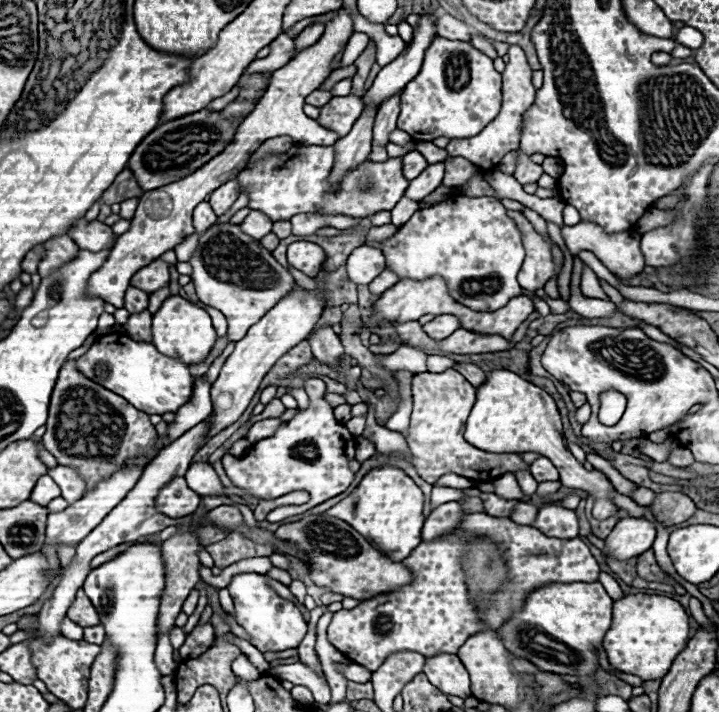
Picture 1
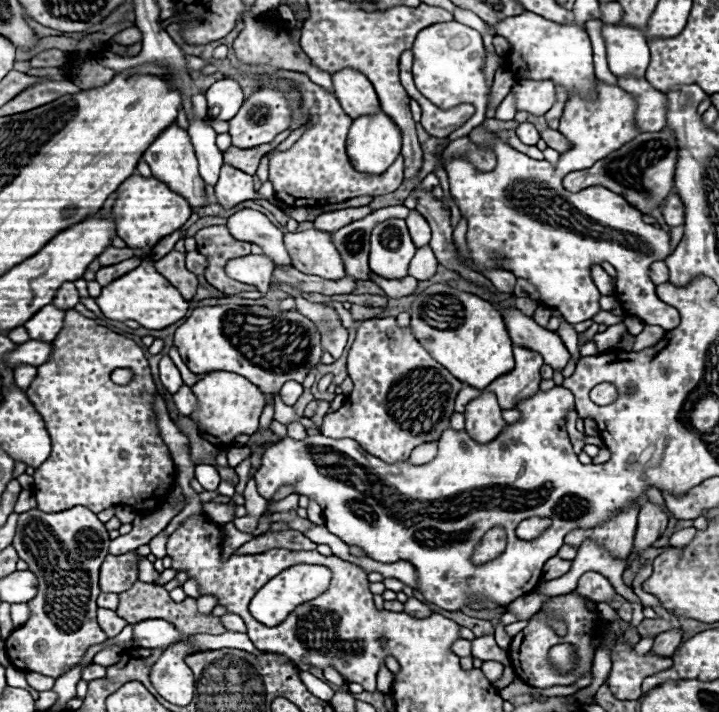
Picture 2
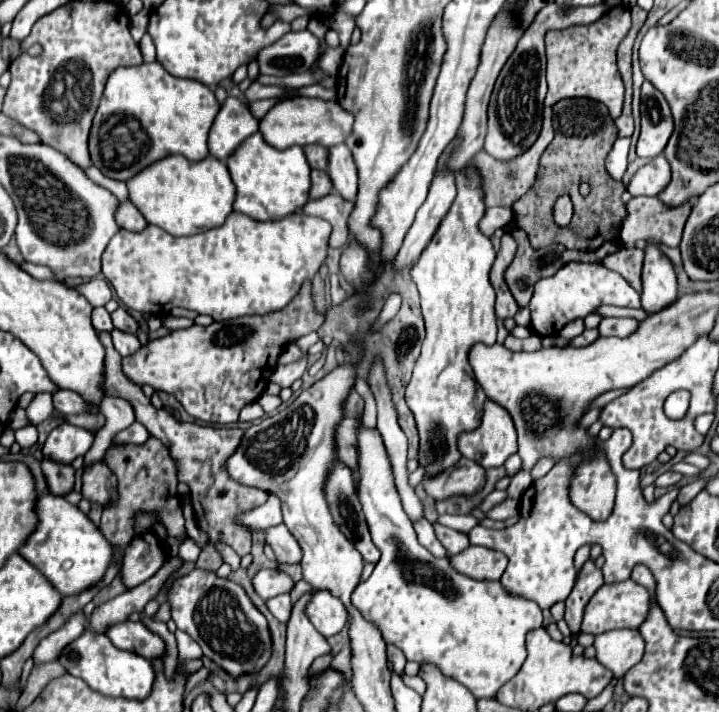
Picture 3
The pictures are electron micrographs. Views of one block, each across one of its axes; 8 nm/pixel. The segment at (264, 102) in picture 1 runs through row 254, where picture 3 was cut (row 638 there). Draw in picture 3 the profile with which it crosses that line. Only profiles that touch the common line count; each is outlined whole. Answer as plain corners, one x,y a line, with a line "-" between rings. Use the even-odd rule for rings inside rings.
126,620
126,622
120,622
120,624
108,626
106,636
120,650
136,652
136,654
144,656
146,660
160,658
166,652
164,640
160,636
152,634
142,622

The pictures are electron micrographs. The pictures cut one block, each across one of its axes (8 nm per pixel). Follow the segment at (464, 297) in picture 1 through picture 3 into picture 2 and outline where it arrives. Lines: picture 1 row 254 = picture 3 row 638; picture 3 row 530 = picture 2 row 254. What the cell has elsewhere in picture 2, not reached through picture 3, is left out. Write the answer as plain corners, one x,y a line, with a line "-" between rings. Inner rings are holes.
388,218
372,230
370,270
382,278
404,278
416,246
402,218

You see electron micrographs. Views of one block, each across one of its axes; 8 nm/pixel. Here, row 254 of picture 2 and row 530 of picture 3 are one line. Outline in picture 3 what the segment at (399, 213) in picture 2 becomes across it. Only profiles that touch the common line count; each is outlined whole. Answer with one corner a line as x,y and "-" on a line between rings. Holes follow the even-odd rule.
338,460
330,480
326,480
326,500
334,522
340,526
344,536
354,544
366,563
377,563
380,551
372,542
366,520
362,516
360,500
352,484
352,472

